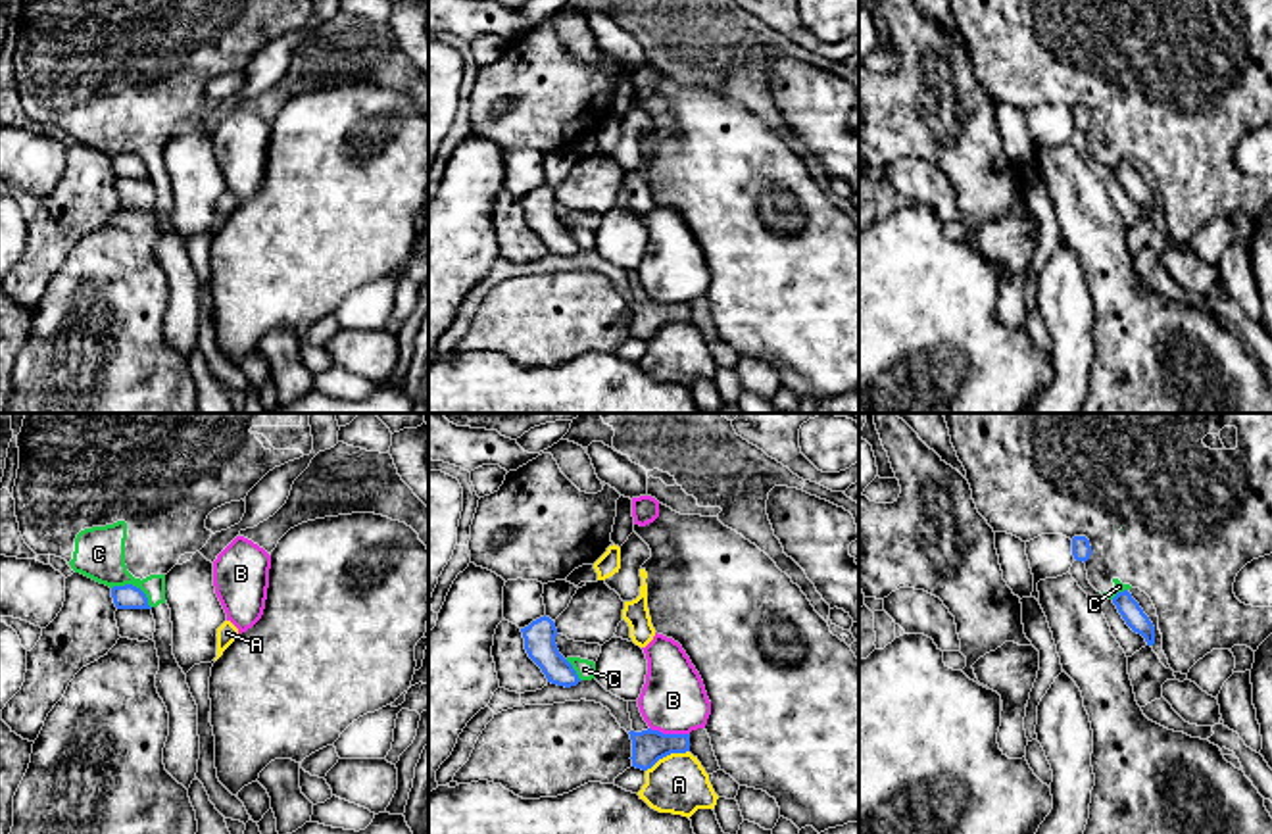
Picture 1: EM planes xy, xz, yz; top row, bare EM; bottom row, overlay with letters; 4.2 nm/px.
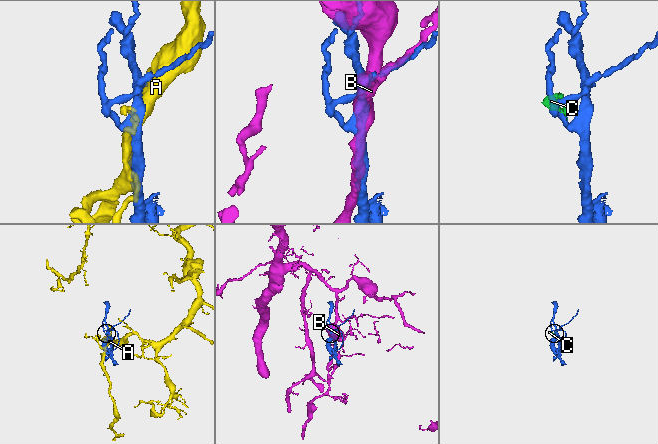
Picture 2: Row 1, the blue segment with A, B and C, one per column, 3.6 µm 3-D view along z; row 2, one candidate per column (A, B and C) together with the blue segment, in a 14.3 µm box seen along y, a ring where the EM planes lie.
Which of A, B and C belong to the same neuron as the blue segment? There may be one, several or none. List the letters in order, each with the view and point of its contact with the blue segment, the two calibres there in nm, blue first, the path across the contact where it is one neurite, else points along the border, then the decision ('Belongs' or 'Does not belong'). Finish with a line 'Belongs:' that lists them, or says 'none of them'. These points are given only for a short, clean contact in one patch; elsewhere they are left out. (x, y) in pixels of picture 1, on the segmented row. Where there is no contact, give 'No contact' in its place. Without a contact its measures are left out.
A: Touches blue at xz (667, 754). Thickness 140 nm (blue) against 240 nm. Does not belong
B: Touches blue at xz (669, 735). Thickness 140 nm (blue) against 280 nm. Does not belong
C: Touches blue at xy (135, 587). Thickness 100 nm (blue) against 220 nm. Boundary: xy (112, 587), (135, 585), (150, 608). Does not belong
Belongs: none of them

